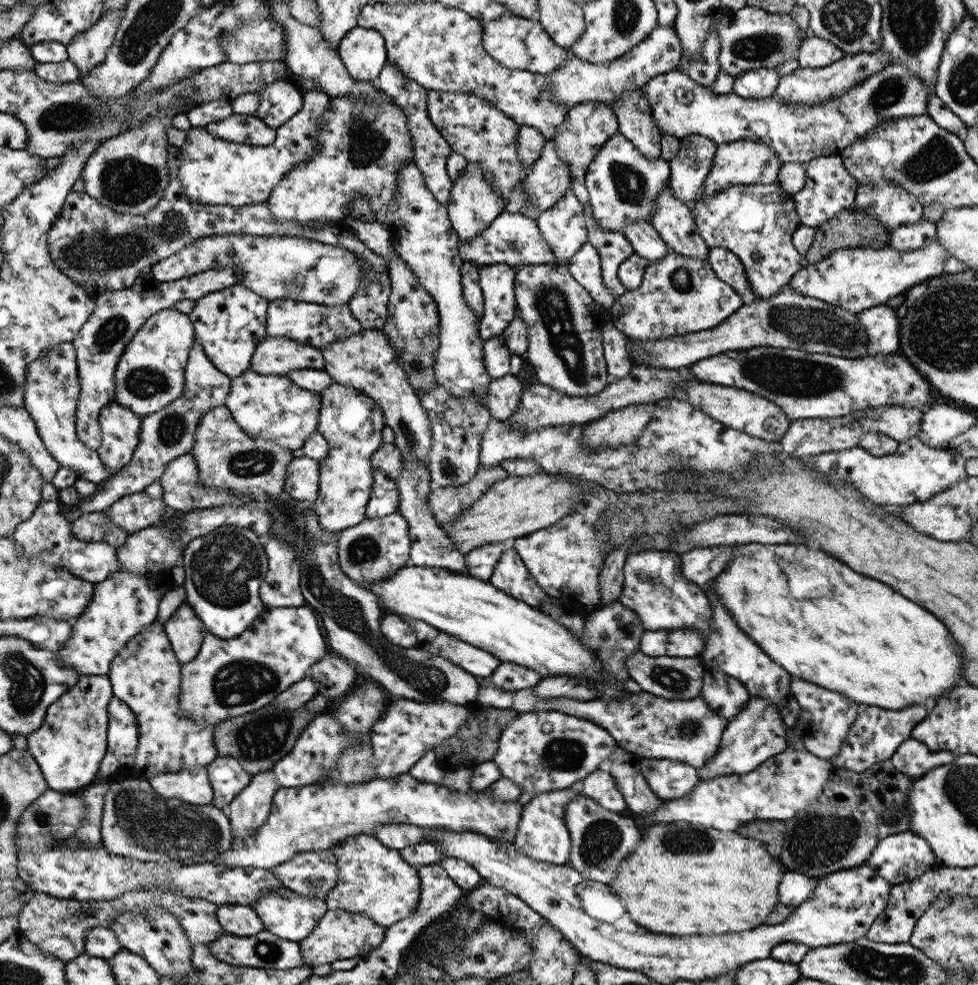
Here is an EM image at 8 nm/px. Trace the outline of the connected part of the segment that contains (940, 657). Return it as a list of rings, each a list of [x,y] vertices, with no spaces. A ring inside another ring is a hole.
[[[804,543],[744,544],[744,546],[735,548],[733,552],[735,552],[736,562],[740,562],[740,564],[728,565],[718,576],[715,576],[712,580],[713,590],[719,601],[732,614],[731,617],[734,619],[736,626],[745,634],[750,634],[750,638],[776,664],[780,664],[786,672],[790,672],[794,678],[800,676],[802,680],[808,680],[808,682],[822,686],[822,688],[839,692],[850,700],[856,701],[856,704],[860,707],[876,706],[877,708],[895,711],[904,709],[906,706],[910,708],[910,704],[926,704],[926,702],[930,702],[930,698],[932,700],[940,698],[944,692],[954,688],[956,676],[962,676],[962,672],[960,672],[960,666],[962,666],[960,650],[956,648],[956,642],[952,640],[952,636],[948,636],[948,630],[944,628],[944,624],[940,624],[940,620],[936,620],[928,610],[920,608],[918,604],[912,604],[912,600],[900,596],[898,592],[894,592],[886,584],[882,584],[878,580],[872,580],[872,578],[866,578],[866,576],[850,570],[840,560],[836,560],[836,558],[824,554],[824,552],[812,550],[812,548],[804,546]]]

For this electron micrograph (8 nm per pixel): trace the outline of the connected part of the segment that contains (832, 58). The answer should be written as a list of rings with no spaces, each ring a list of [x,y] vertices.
[[[809,34],[803,40],[797,60],[799,68],[824,68],[838,62],[844,55],[845,52],[835,44]]]

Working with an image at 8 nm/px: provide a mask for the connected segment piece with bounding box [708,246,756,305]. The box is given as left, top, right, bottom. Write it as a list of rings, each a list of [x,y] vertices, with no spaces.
[[[708,247],[708,262],[715,275],[730,286],[742,298],[744,305],[756,301],[756,295],[750,287],[744,265],[734,253],[726,248]]]

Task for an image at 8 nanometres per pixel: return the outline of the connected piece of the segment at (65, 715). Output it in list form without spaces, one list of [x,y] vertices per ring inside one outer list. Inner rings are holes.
[[[80,675],[76,684],[48,708],[43,726],[27,736],[27,750],[38,761],[48,789],[76,794],[76,790],[84,786],[90,787],[90,782],[96,778],[100,762],[103,762],[102,758],[105,758],[104,754],[107,754],[106,728],[110,726],[110,712],[106,712],[106,706],[110,706],[112,695],[114,689],[108,675]]]

